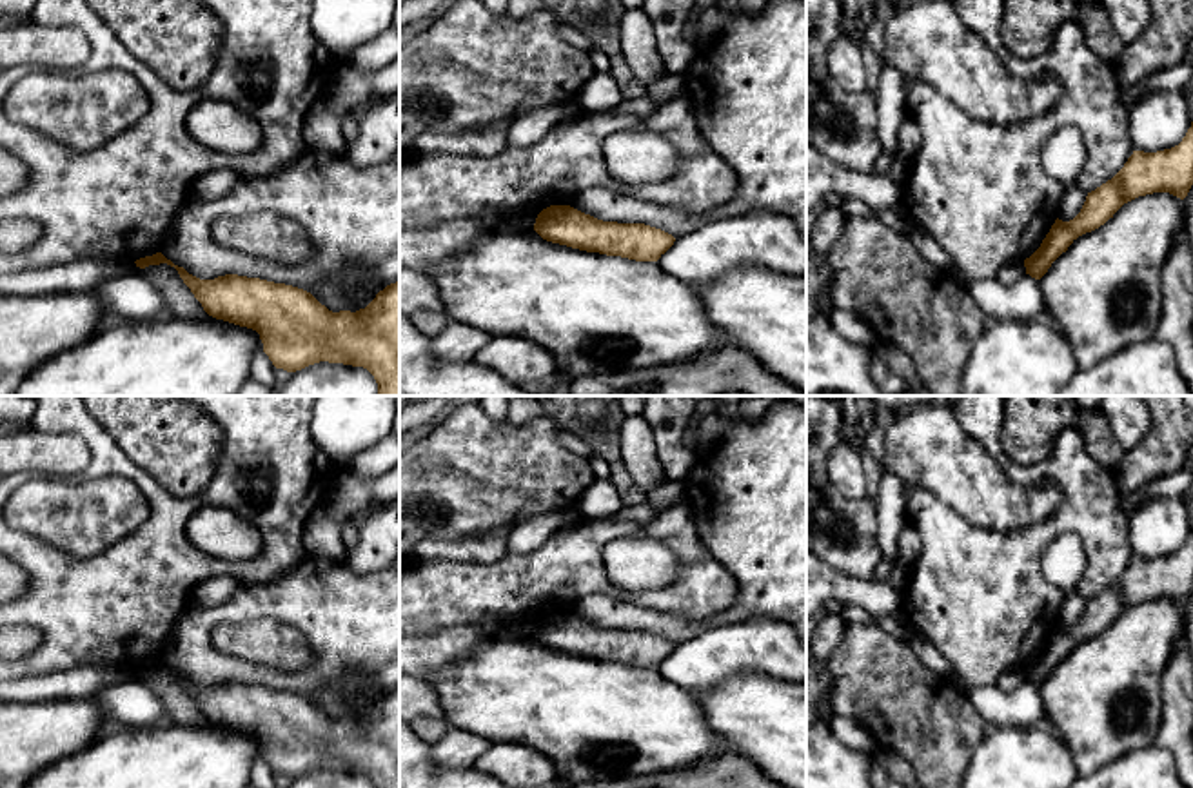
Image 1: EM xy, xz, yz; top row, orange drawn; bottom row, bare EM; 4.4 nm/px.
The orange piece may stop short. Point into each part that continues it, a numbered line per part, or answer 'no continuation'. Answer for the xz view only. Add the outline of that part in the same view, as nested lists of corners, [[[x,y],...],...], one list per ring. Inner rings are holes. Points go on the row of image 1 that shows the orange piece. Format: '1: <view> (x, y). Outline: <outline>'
no continuation

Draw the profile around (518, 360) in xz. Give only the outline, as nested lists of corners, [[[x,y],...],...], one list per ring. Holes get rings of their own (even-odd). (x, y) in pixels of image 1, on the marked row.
[[[494,336],[472,360],[521,385],[557,372],[554,356],[541,345],[516,336]]]

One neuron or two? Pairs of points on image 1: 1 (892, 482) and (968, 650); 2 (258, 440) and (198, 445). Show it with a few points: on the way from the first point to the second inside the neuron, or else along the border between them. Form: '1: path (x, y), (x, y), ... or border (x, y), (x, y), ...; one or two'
1: border (903, 496), (908, 520); two
2: border (206, 414), (222, 431), (222, 453), (207, 483); two

